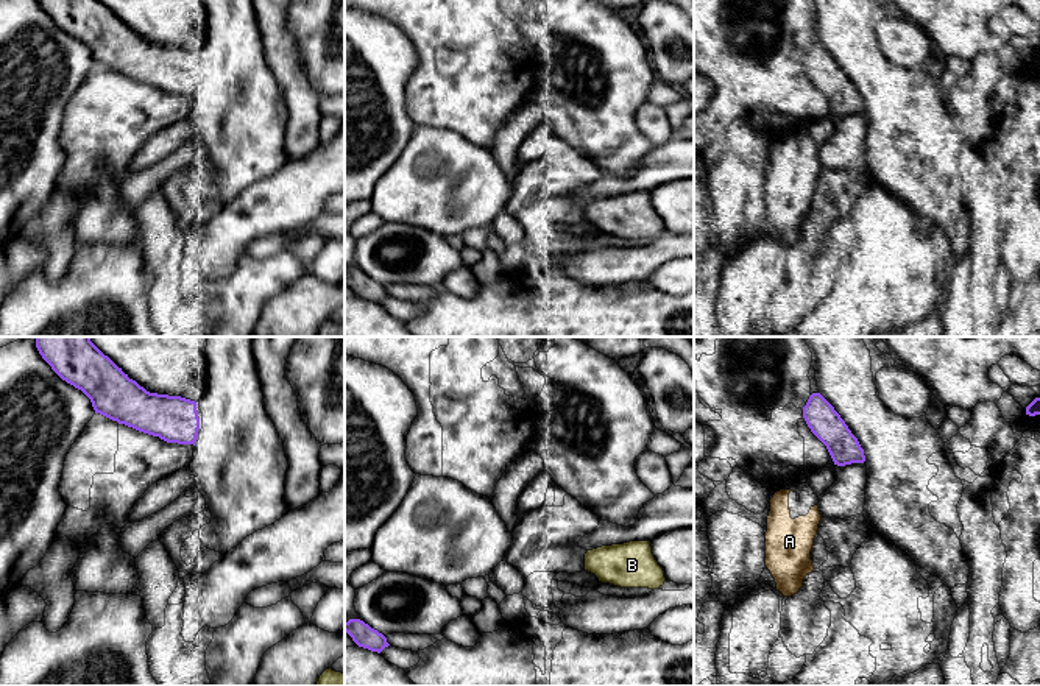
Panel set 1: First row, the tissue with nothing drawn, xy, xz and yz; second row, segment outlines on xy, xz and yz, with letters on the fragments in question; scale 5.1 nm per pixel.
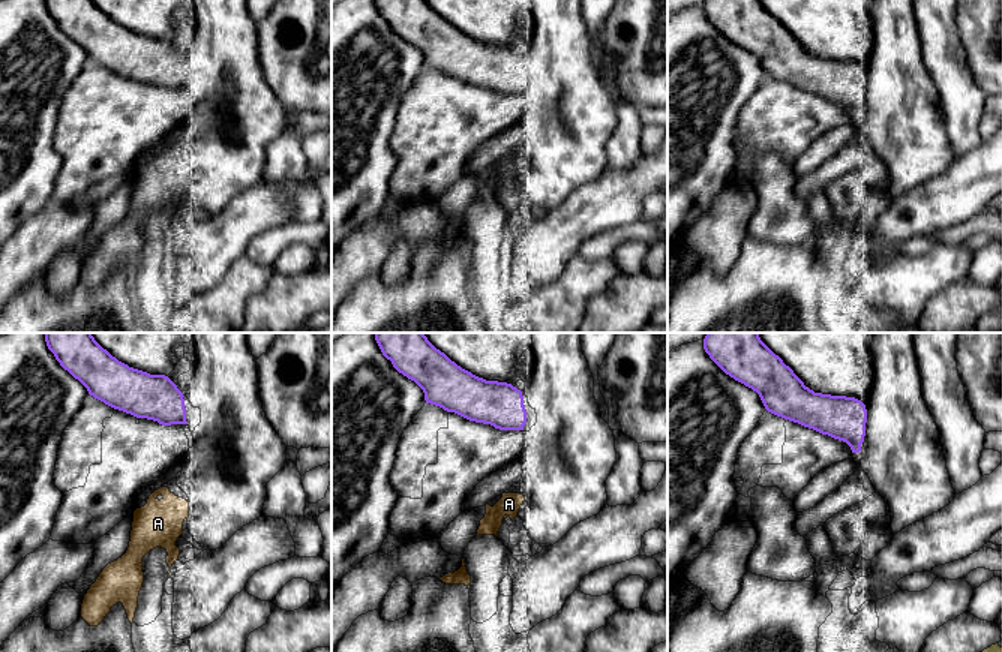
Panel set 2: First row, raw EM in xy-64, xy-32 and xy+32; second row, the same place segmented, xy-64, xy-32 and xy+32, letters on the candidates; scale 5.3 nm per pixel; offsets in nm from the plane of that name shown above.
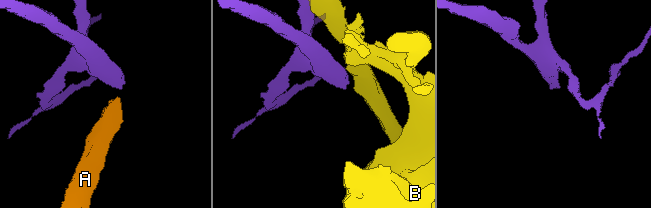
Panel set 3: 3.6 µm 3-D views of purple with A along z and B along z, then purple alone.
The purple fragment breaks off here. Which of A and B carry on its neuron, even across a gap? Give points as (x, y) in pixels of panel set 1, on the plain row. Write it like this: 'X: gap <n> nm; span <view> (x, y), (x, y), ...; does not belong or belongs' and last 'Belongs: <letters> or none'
A: gap 220 nm; span yz (838, 116), (817, 155); does not belong
B: gap 1100 nm; span xz (389, 295), (585, 220); does not belong
Belongs: none

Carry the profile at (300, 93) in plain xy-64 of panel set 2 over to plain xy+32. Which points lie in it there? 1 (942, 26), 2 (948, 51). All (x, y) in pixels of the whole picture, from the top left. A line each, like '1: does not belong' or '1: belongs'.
1: does not belong
2: does not belong

